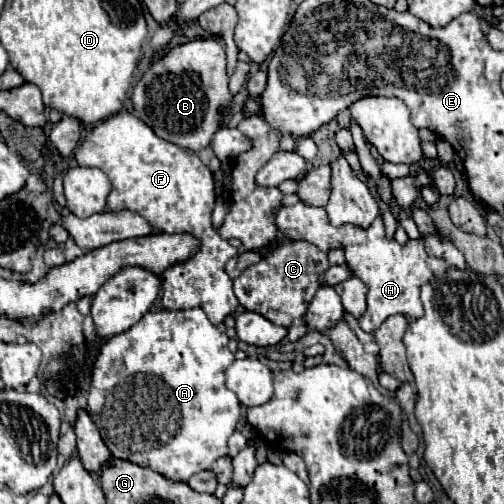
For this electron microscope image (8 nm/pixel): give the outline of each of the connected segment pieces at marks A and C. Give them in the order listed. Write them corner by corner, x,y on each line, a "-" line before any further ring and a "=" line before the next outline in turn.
196,307
196,309
182,309
182,311
148,311
132,329
118,333
114,337
110,337
104,343
104,349
100,349
100,357
96,359
94,371
92,371
92,385
90,385
90,395
88,395
88,405
90,405
90,415
92,421
96,423
96,427
100,429
100,435
106,443
106,447
110,449
110,453
116,459
124,459
124,461
132,461
136,465
142,467
150,467
152,471
158,471
174,481
188,481
194,473
210,469
212,463
220,457
224,457
228,453
228,439
230,433
234,433
236,423
240,419
240,403
236,399
236,395
226,387
226,369
234,363
234,353
228,349
228,337
226,333
222,333
216,325
210,323
210,319
206,317
206,313
=
282,241
270,247
258,263
250,265
234,279
234,293
246,311
260,313
274,325
290,327
296,319
304,317
314,293
322,285
320,277
328,267
326,253
316,245
308,241

